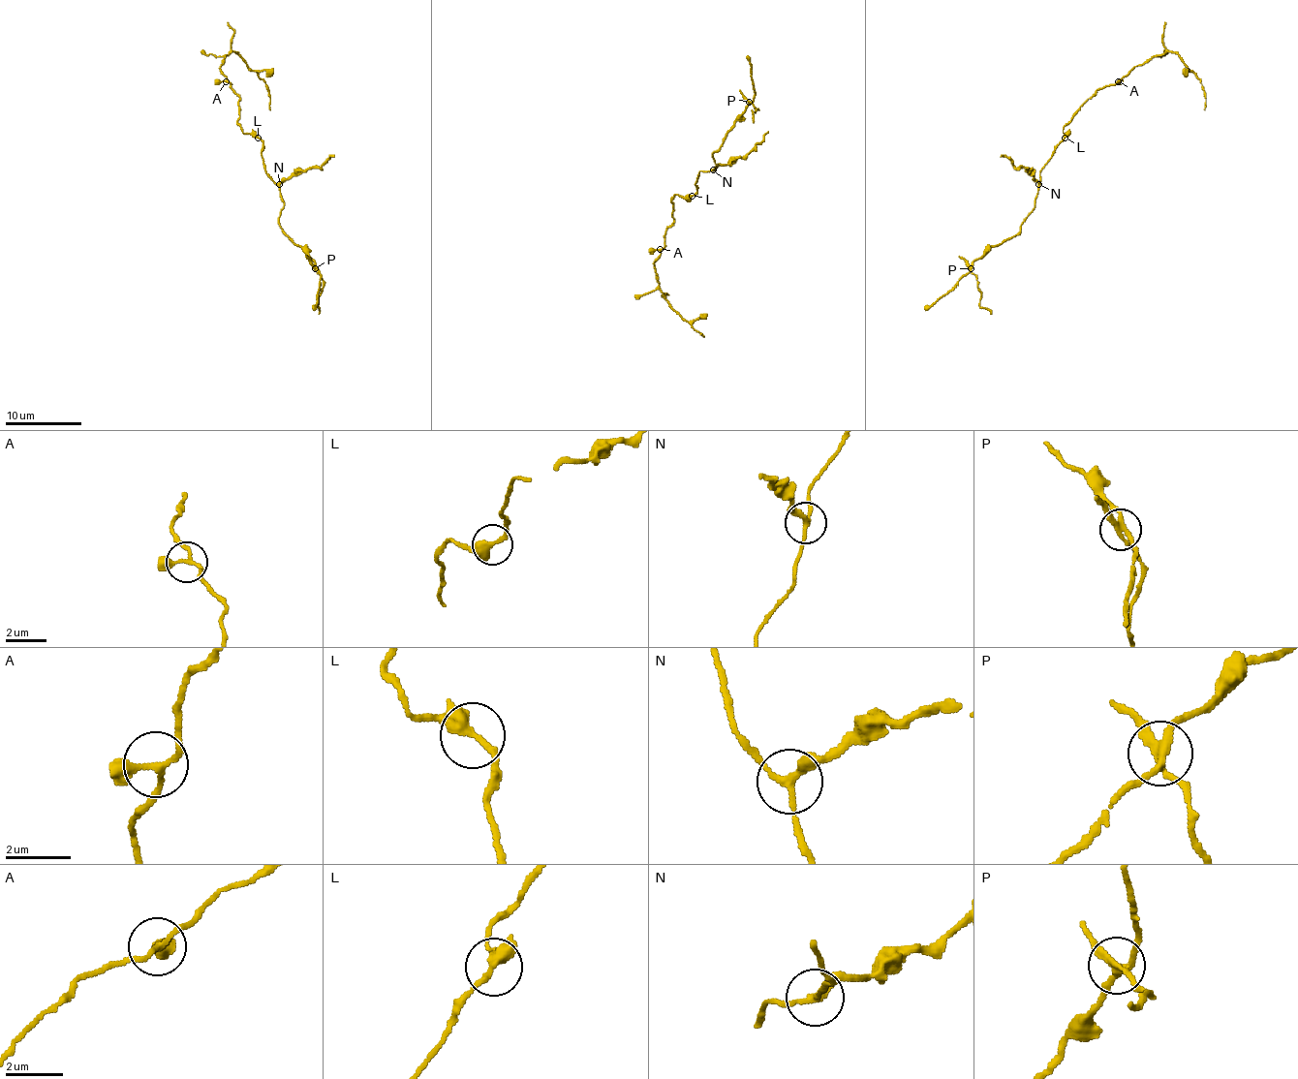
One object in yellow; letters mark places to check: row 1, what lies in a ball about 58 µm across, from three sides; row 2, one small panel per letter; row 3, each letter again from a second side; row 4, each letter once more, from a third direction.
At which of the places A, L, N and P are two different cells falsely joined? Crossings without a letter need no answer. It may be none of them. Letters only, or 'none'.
N, P

